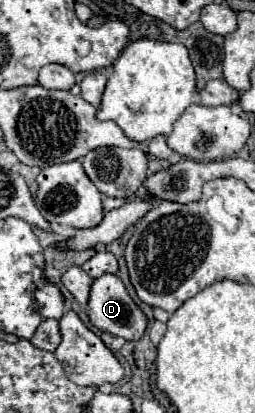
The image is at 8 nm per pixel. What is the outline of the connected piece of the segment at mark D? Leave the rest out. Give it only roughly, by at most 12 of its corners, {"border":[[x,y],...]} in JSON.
{"border":[[116,274],[92,280],[88,318],[124,340],[144,336],[146,316]]}

